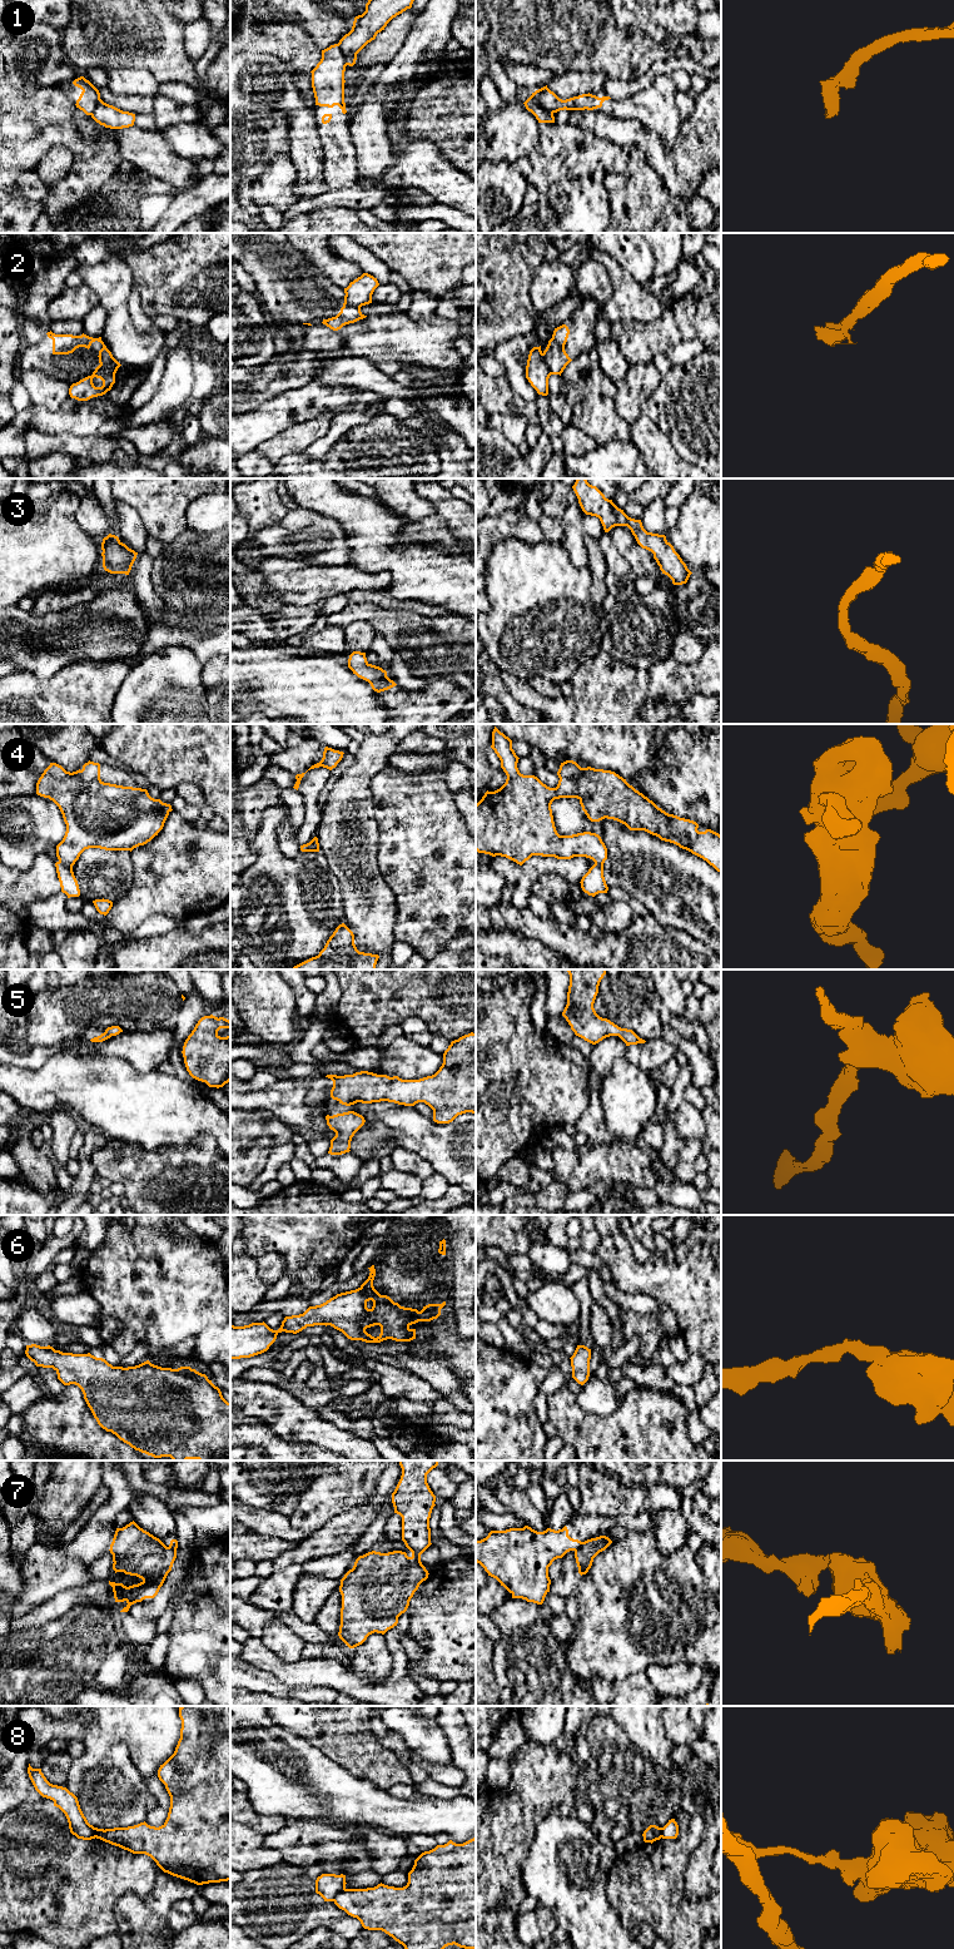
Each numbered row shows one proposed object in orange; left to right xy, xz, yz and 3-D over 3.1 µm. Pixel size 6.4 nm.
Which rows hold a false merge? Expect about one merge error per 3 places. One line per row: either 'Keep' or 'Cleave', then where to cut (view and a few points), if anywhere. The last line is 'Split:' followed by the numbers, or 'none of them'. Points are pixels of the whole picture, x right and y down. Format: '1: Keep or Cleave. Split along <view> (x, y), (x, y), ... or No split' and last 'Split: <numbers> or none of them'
1: Cleave. Split along yz (531, 95), (543, 109), (552, 114)
2: Cleave. Split along yz (542, 353), (542, 358), (551, 373)
3: Keep. No split
4: Cleave. Split along xy (59, 861), (71, 867)
5: Keep. No split
6: Keep. No split
7: Cleave. Split along yz (582, 1542), (575, 1551)
8: Cleave. Split along xz (344, 1888), (332, 1900)
Split: 1, 2, 4, 7, 8

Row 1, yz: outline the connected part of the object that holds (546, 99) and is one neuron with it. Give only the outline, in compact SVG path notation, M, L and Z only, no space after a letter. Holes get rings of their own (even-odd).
M547 85L532 93L537 104L550 113L557 113L560 110L593 110L602 106L605 100L611 99L610 96L598 98L592 94L582 94L566 100L560 99Z

